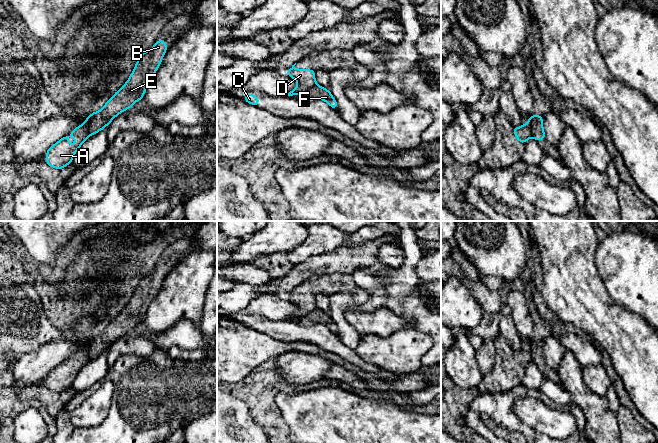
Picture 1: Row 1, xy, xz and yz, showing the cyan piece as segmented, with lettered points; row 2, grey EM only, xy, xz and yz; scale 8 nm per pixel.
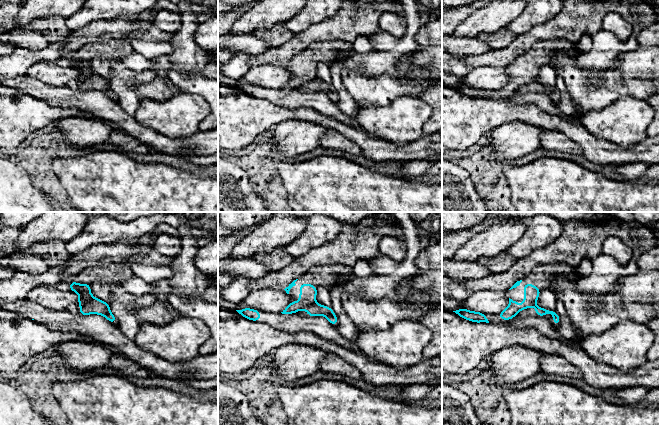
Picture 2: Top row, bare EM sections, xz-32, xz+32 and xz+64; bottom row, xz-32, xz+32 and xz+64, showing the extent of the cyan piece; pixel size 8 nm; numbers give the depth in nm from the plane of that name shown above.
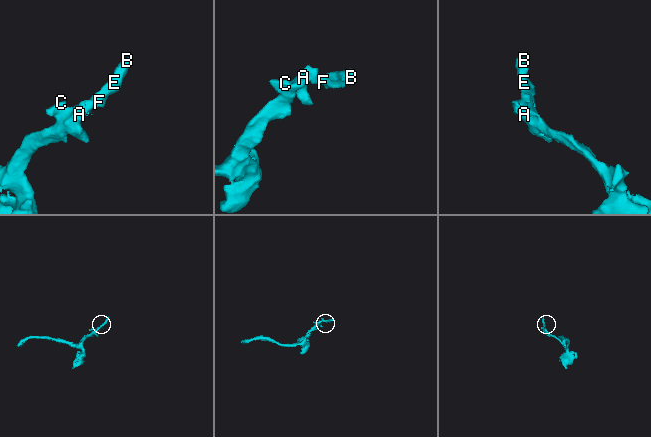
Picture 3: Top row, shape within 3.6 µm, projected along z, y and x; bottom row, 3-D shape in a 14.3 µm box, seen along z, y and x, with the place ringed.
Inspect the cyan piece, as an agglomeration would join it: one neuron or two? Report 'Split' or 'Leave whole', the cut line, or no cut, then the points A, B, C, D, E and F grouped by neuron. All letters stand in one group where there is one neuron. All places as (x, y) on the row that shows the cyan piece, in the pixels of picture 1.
Split. Split along xz (316, 83), (300, 94). Groups: A C D / B E F

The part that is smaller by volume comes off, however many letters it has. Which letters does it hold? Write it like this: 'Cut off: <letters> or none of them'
Cut off: B, E, F

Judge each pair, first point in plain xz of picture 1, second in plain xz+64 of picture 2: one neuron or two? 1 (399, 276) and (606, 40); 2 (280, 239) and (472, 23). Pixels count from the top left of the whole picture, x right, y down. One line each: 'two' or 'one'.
1: one
2: one

